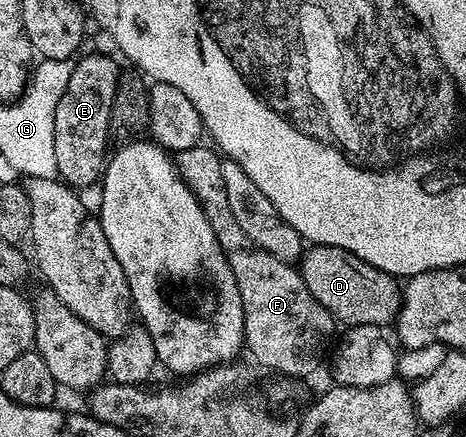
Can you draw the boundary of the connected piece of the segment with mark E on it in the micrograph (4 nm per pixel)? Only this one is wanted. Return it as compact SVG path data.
M91 53L88 57L82 57L80 56L74 62L69 83L66 84L64 94L57 102L53 122L53 150L56 156L57 177L75 191L82 191L81 189L93 184L94 181L96 184L105 168L105 162L109 156L107 136L112 136L113 133L111 128L113 95L117 95L117 83L121 76L121 69L118 69L109 58L102 57L99 53Z

